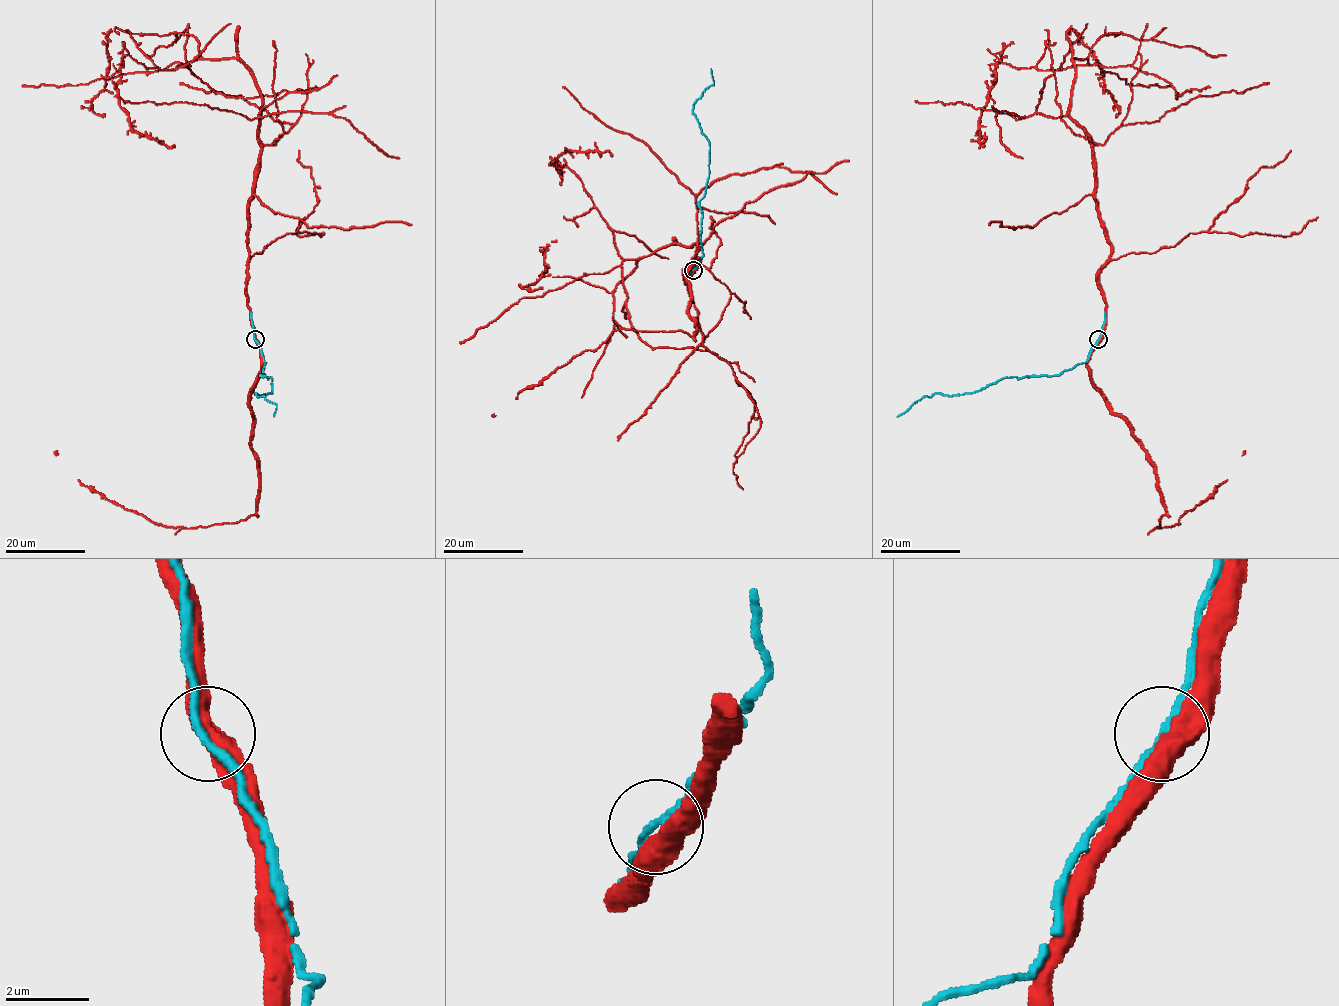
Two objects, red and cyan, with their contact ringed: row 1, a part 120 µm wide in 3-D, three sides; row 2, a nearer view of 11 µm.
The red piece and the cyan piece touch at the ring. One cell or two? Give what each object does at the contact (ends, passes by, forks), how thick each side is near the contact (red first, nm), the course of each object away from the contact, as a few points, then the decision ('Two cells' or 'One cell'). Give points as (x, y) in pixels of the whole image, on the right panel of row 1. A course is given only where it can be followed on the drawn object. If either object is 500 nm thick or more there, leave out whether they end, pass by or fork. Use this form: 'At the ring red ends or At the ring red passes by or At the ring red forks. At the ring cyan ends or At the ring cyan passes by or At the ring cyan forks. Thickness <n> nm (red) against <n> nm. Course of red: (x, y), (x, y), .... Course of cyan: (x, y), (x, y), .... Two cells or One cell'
Thickness 500 nm (red) against 190 nm. Course of red: (1098, 340), (1110, 242), (1091, 142), (1069, 115), (1072, 58), (1087, 59), (1038, 70), (996, 55), (985, 145). Course of cyan: (1098, 340), (1084, 363), (1058, 375), (1003, 378), (974, 391), (952, 395), (934, 393), (922, 397), (897, 416). One cell

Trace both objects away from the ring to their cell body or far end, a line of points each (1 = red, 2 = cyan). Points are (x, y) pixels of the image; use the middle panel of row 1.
1: (693, 270), (685, 282), (699, 263), (698, 241), (624, 260), (582, 182), (553, 163), (567, 150), (612, 156)
2: (693, 270), (703, 256), (700, 200), (709, 174), (710, 145), (693, 112), (693, 105), (714, 83), (711, 68)

